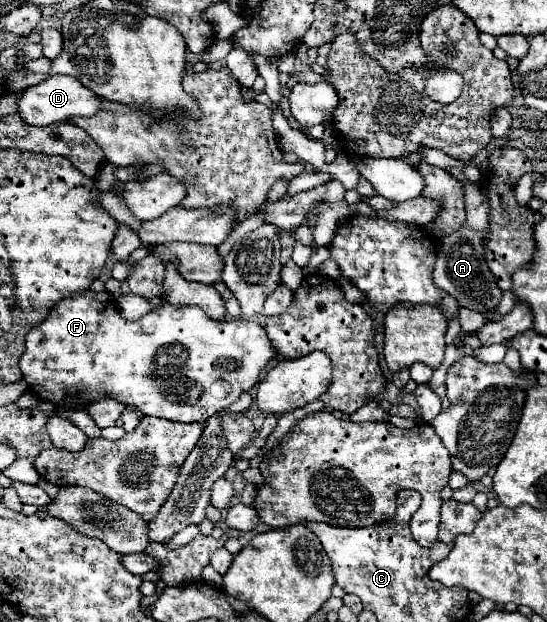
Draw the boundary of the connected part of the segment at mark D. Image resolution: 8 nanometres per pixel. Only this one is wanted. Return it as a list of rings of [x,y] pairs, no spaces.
[[[50,75],[46,81],[22,91],[16,111],[24,123],[52,125],[52,123],[70,121],[72,117],[78,117],[78,115],[84,115],[84,117],[94,115],[98,111],[98,103],[102,103],[102,99],[98,99],[90,89],[82,87],[78,79],[70,75]]]

